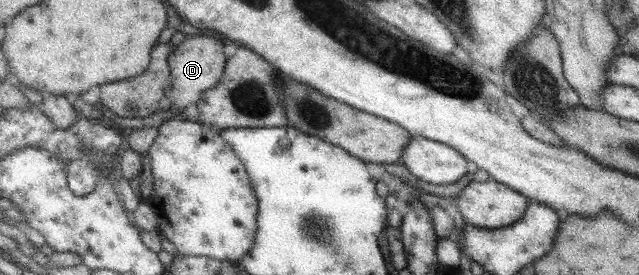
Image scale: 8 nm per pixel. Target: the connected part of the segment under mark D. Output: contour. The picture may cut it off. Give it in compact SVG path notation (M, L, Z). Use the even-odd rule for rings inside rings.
M186 36L174 51L167 57L170 72L170 89L166 89L167 107L174 115L181 115L182 111L189 105L195 104L200 100L202 92L214 87L222 77L227 62L224 53L222 53L224 43L222 38L215 39L211 36Z

